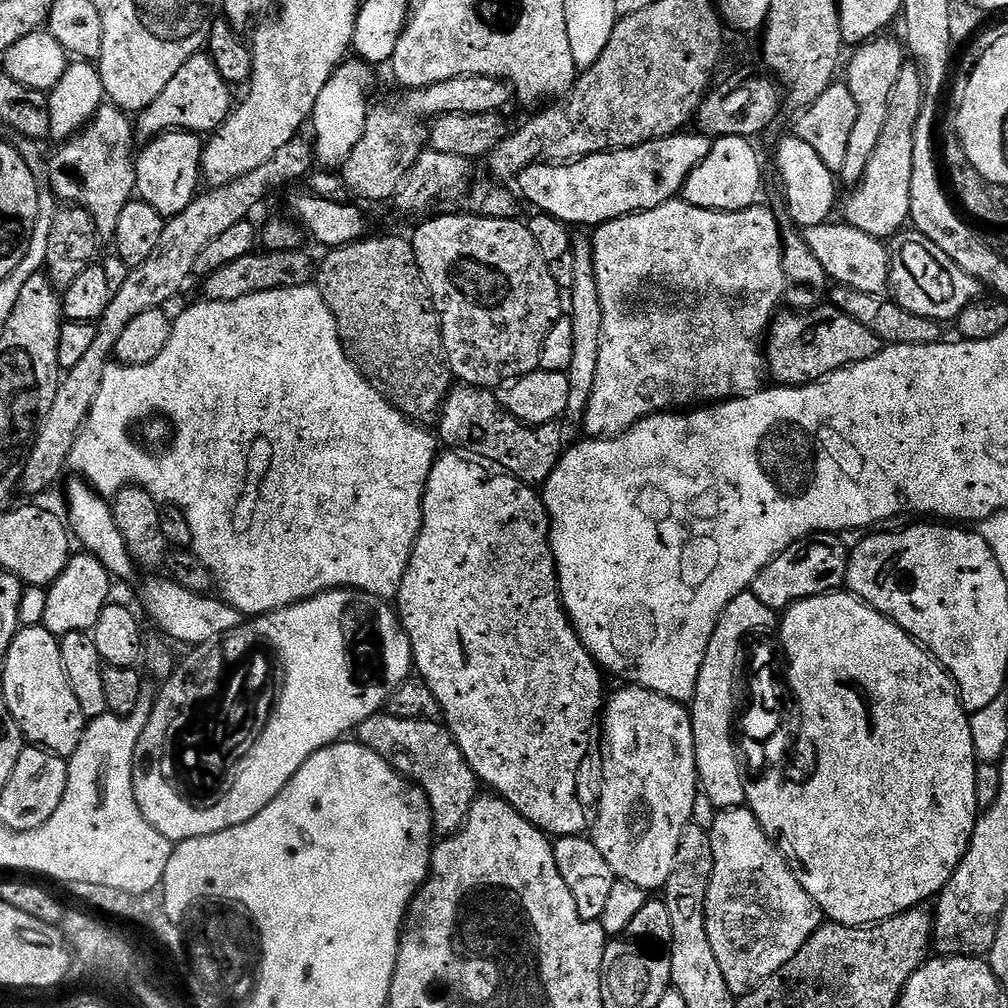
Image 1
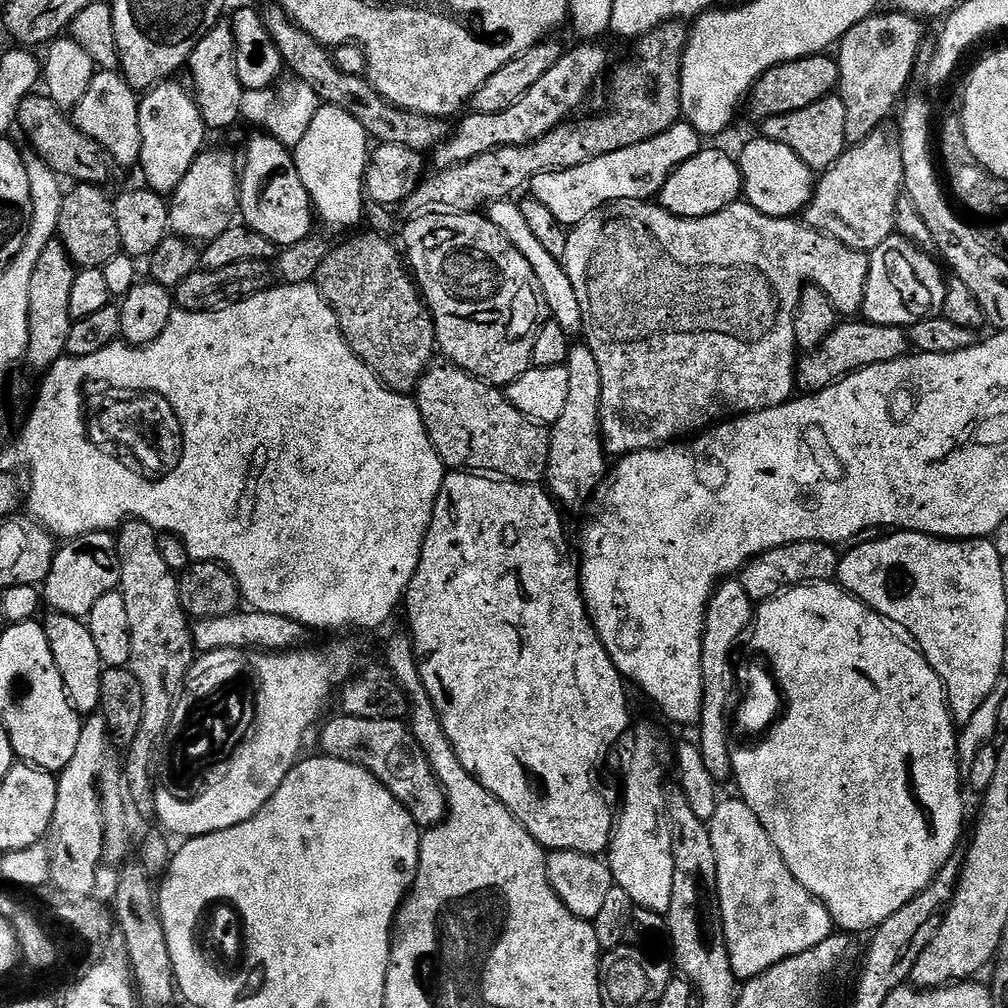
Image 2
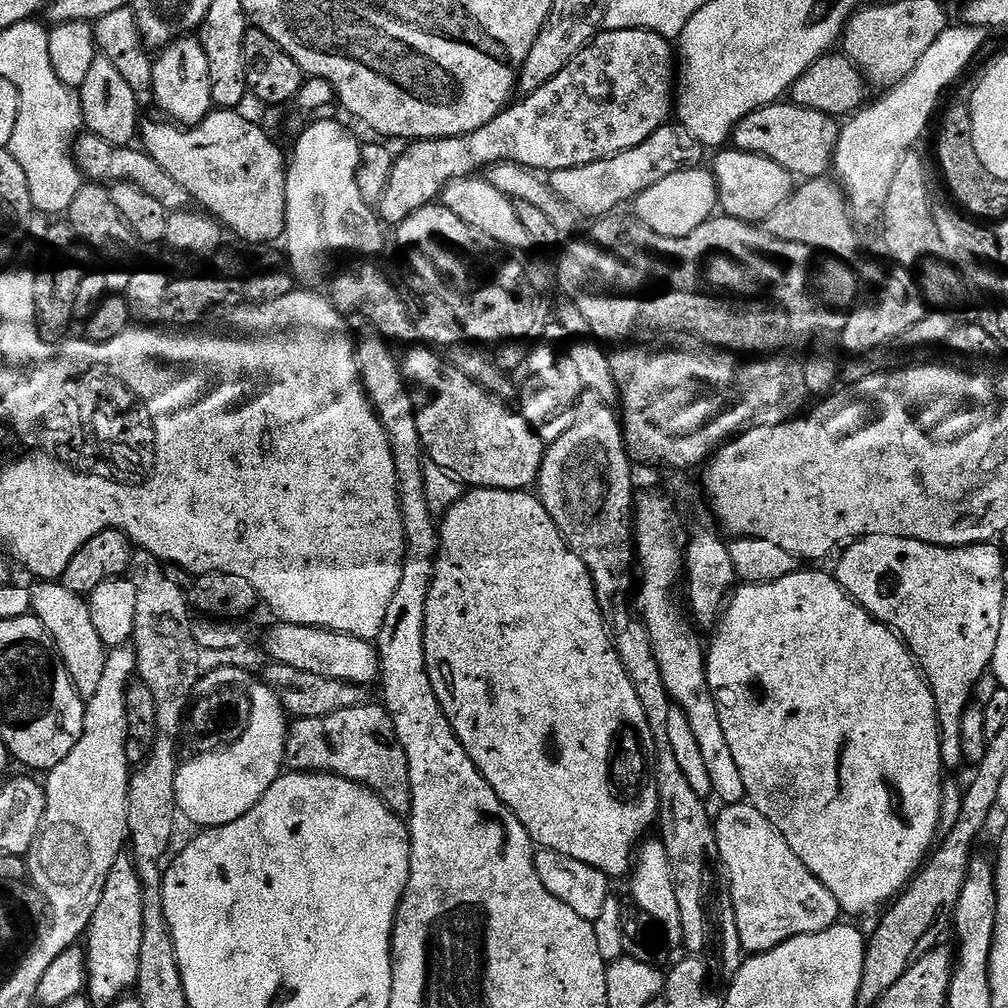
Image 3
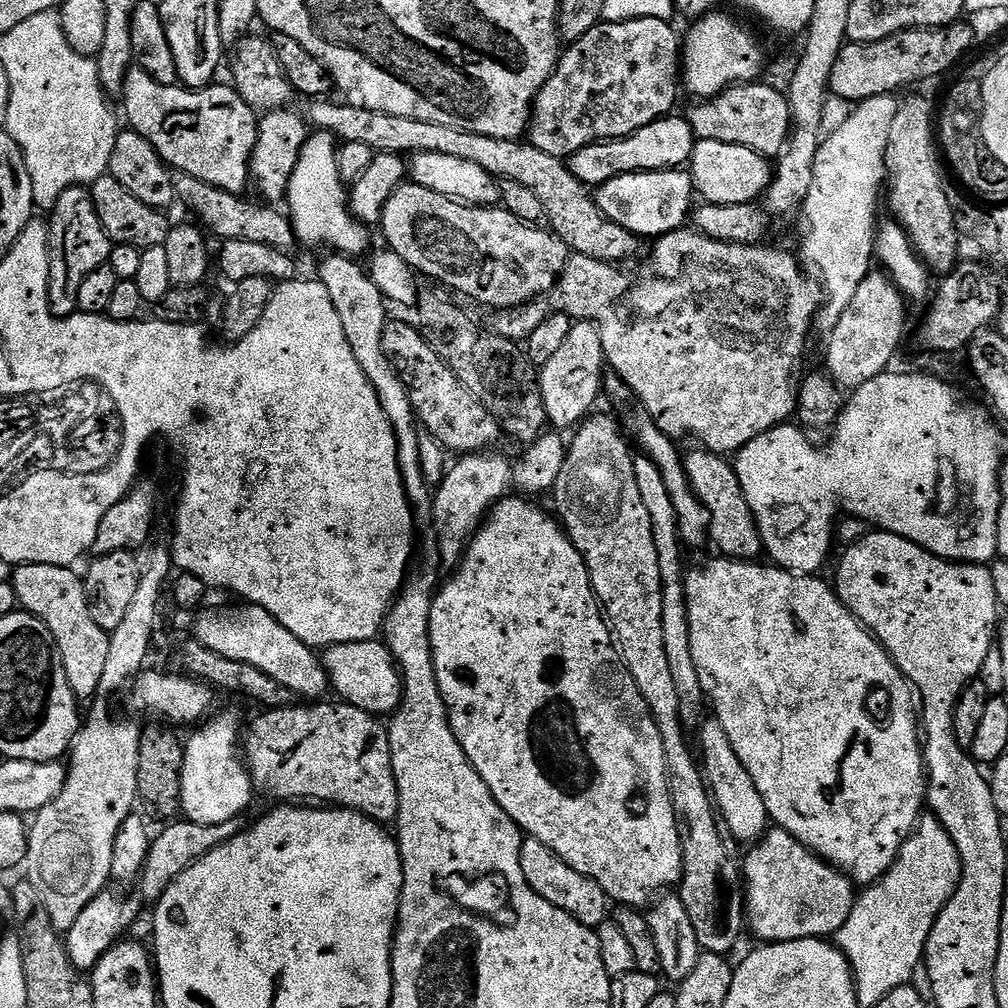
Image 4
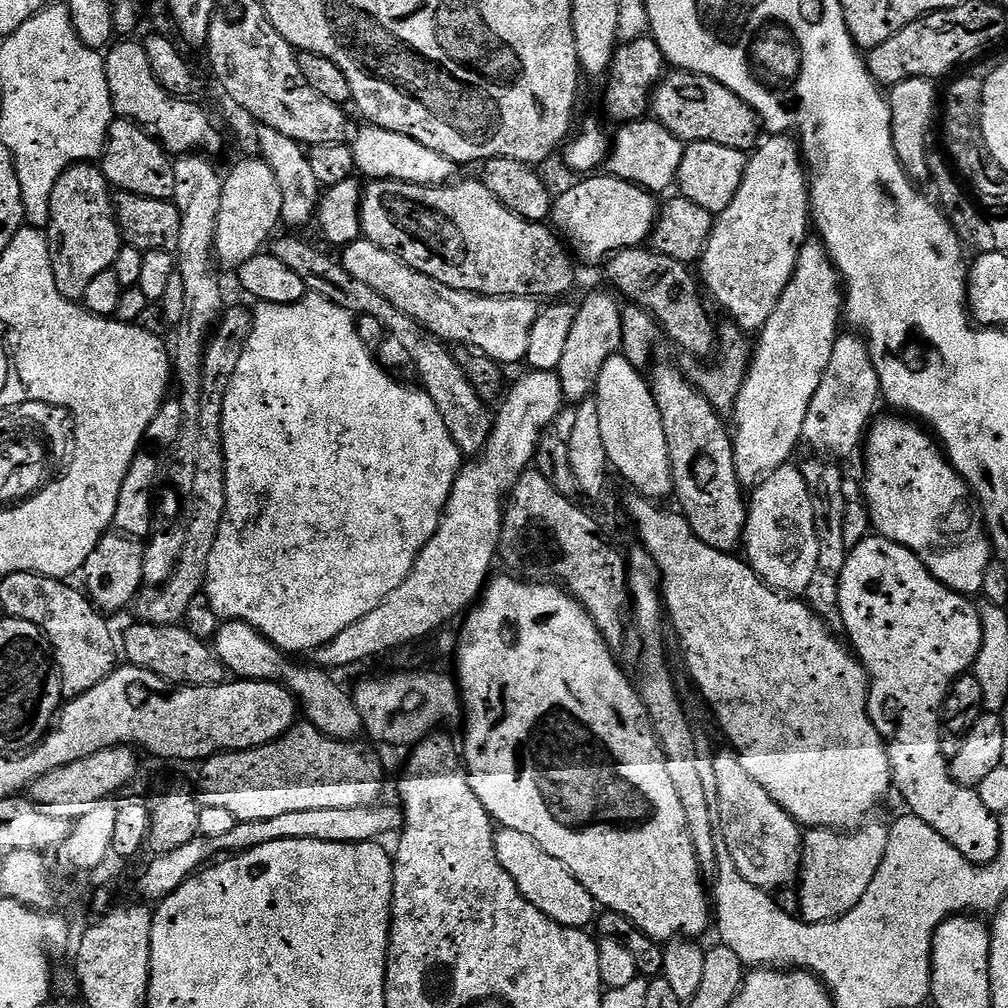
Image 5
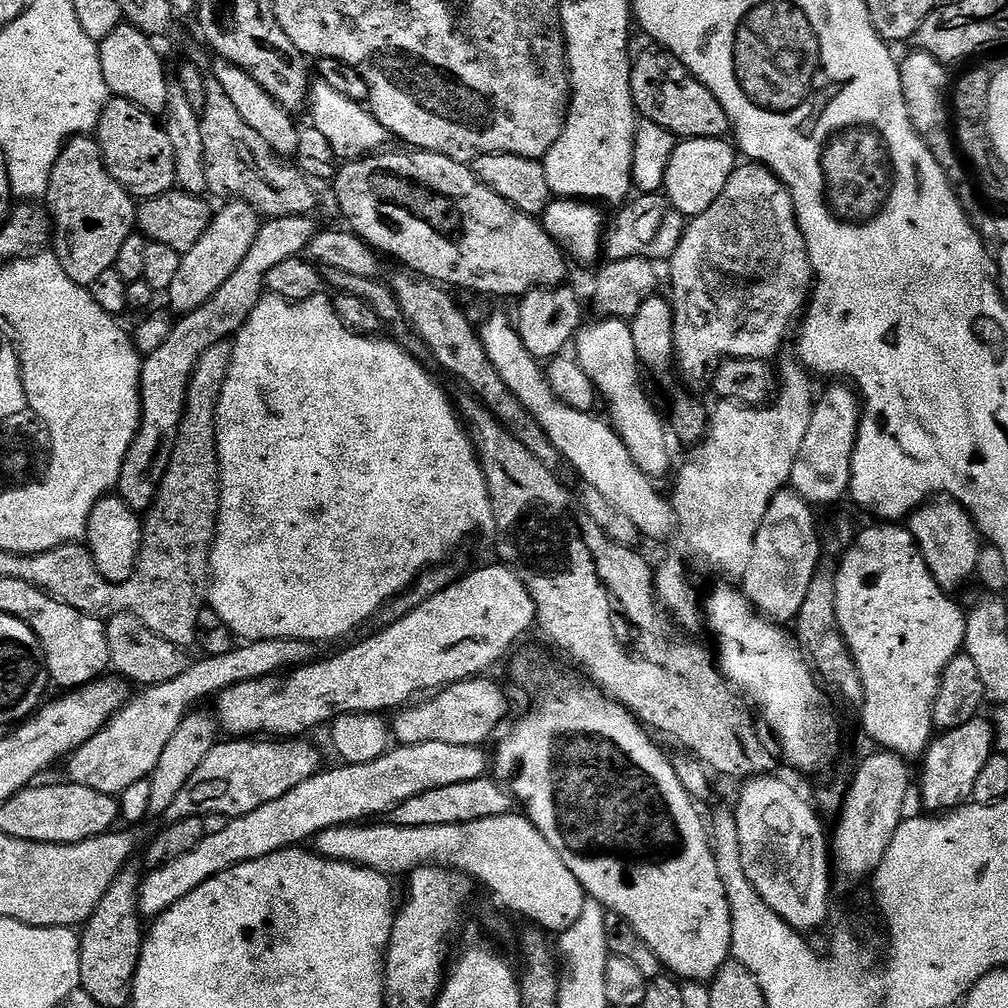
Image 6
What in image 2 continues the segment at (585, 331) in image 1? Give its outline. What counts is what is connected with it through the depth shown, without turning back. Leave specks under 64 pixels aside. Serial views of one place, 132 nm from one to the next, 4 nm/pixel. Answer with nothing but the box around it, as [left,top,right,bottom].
[546,342,610,505]

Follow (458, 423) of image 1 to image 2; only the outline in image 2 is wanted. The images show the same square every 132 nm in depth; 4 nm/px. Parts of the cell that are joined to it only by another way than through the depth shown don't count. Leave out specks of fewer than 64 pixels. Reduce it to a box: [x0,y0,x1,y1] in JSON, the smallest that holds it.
[414,362,549,484]

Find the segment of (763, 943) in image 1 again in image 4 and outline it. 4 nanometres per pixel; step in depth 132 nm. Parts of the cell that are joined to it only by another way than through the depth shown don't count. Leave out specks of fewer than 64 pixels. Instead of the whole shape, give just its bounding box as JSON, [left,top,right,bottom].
[742,827,858,944]

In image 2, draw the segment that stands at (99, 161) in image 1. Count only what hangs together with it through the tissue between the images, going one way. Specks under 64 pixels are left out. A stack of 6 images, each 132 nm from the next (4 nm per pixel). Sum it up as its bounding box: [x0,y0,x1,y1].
[70,70,142,169]

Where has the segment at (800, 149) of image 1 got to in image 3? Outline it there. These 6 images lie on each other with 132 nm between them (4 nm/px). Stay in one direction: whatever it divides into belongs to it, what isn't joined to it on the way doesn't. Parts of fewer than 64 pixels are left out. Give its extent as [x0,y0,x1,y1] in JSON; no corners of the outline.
[710,146,793,222]

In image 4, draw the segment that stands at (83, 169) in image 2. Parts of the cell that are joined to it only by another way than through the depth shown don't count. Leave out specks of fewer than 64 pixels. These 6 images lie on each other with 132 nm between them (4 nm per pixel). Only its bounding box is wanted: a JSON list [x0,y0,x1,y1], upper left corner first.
[172,171,298,256]

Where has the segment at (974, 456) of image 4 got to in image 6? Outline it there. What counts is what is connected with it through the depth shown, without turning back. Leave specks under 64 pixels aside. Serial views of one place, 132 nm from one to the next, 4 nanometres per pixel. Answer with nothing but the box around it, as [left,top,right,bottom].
[742,490,982,622]

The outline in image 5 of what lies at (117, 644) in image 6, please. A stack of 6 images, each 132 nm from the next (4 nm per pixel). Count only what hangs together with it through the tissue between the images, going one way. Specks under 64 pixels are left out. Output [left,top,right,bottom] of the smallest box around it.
[122,622,226,686]

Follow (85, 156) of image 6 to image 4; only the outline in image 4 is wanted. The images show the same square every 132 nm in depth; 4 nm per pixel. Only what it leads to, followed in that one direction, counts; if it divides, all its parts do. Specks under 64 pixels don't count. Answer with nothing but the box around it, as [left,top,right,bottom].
[48,187,114,318]

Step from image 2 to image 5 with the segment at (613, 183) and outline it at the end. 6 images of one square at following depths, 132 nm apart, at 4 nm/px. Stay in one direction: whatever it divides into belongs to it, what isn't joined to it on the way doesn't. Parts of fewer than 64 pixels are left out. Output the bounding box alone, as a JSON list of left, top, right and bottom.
[606,118,685,194]

